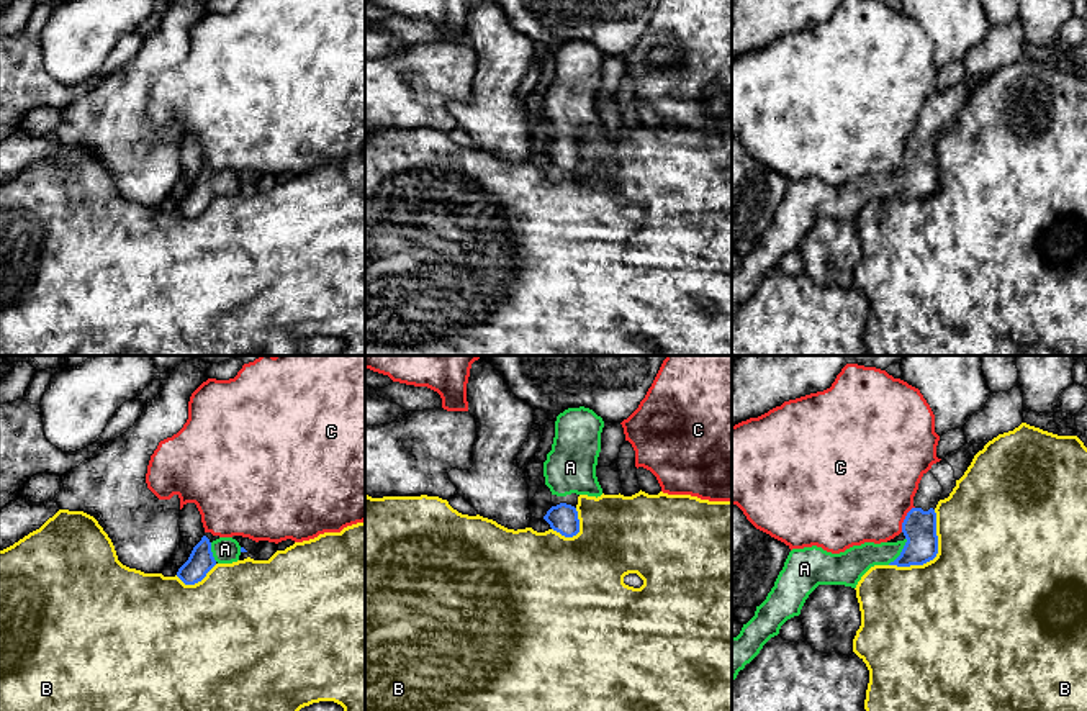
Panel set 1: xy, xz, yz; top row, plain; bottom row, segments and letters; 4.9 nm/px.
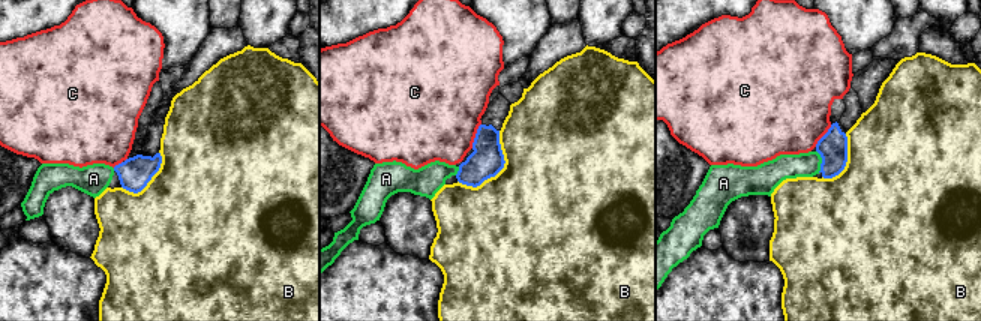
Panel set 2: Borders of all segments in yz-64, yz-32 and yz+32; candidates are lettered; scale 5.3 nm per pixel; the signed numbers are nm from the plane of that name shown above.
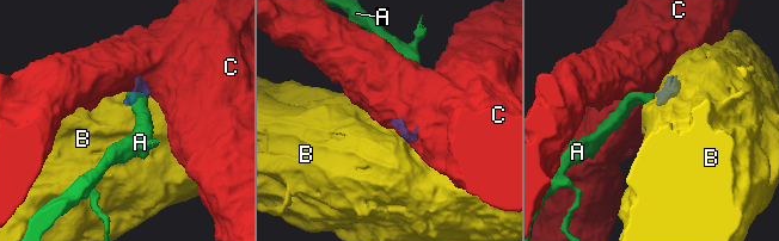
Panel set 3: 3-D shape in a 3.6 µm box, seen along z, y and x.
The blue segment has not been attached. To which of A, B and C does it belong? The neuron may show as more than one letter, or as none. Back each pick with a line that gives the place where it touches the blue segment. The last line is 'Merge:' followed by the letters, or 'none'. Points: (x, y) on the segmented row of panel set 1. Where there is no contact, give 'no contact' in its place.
A: meets blue in yz at (901, 552)
Merge: A

